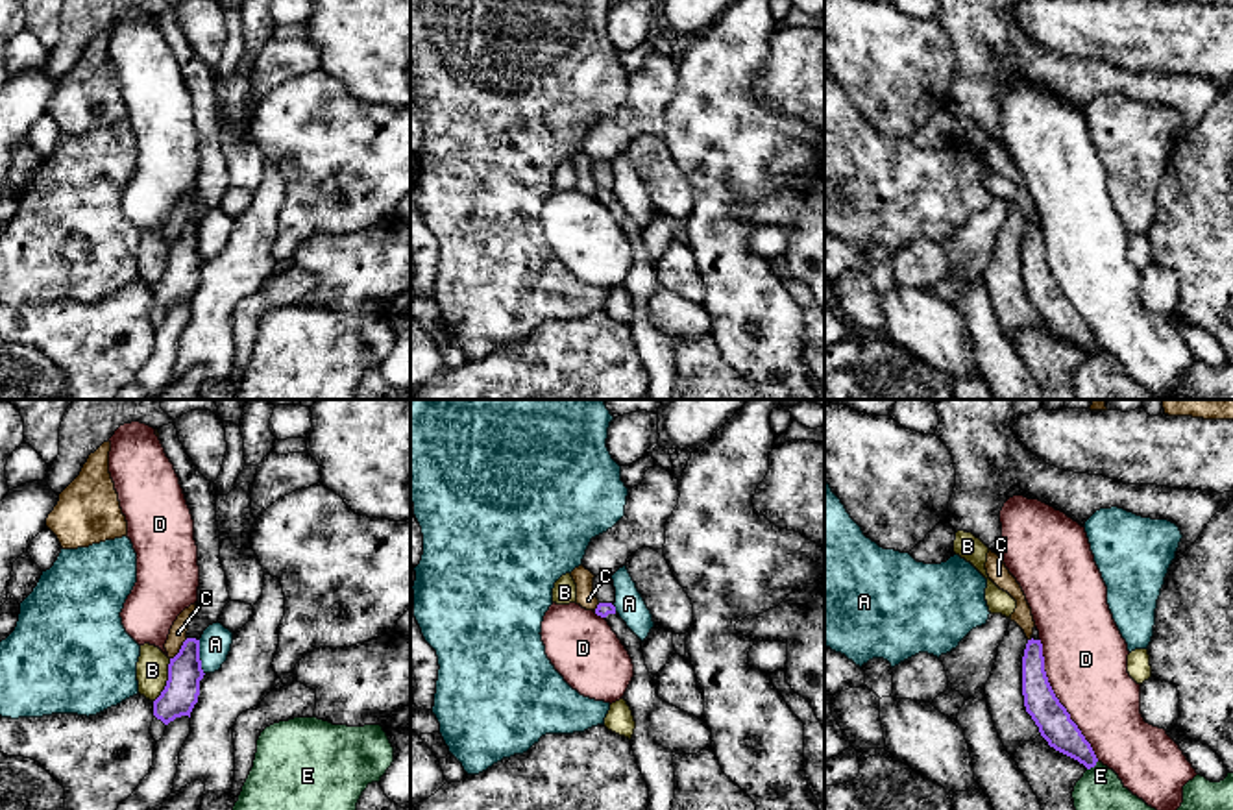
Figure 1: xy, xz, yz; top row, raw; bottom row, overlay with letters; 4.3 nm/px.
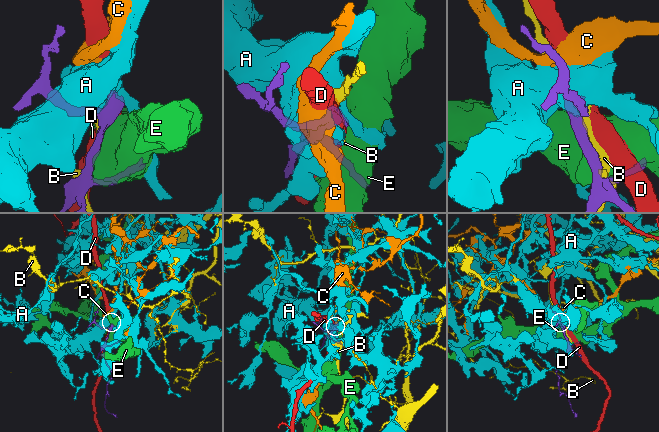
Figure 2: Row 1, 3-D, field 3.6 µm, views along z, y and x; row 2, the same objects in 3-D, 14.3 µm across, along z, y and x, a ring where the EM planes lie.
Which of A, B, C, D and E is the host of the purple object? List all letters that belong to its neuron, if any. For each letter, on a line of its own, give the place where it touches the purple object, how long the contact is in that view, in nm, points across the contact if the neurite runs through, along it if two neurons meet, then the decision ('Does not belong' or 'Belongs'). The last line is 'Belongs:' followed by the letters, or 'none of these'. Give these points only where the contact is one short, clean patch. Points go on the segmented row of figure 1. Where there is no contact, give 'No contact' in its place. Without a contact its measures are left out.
A: Touches purple at xy (198, 657). Shared border 150 nm. Does not belong
B: Touches purple at xy (167, 681). Shared border 200 nm. Does not belong
C: Touches purple at xy (180, 650). Shared border 120 nm. Boundary: xy (187, 638), (170, 659). Does not belong
D: Touches purple at yz (1058, 699). Shared border 600 nm. Does not belong
E: Touches purple at yz (1093, 766). Shared border 60 nm. Does not belong
Belongs: none of these

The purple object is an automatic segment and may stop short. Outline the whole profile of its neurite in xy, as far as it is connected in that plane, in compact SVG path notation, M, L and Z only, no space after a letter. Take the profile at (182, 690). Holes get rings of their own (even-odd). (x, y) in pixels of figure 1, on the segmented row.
M174 423L157 429L166 457L179 477L187 505L194 520L194 540L198 546L200 586L194 616L189 621L187 640L179 653L170 658L168 681L153 701L153 716L165 725L176 718L189 716L198 703L200 681L203 679L200 660L200 638L203 631L220 620L224 607L231 601L227 577L220 558L220 531L216 522L216 490L192 464L179 442Z

